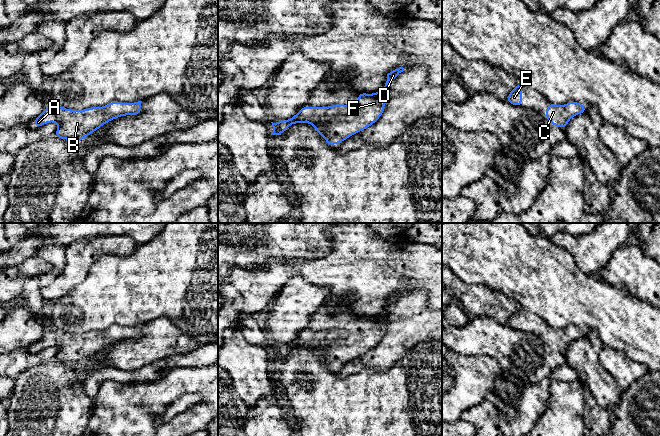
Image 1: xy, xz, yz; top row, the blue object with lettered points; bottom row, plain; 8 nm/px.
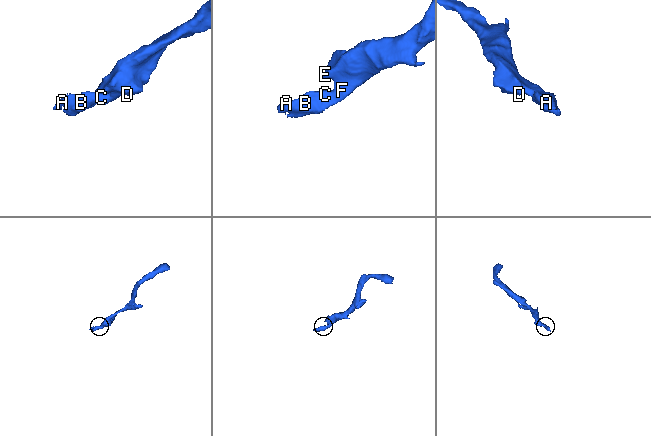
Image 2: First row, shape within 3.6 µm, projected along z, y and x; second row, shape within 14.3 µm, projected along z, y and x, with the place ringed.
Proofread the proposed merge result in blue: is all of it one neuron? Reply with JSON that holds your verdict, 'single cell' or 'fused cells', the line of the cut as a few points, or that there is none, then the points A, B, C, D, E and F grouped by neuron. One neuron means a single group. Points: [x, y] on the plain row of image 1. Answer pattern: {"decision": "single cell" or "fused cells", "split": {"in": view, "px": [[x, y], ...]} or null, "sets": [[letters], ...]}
{"decision": "single cell", "split": null, "sets": [["A", "B", "C", "D", "E", "F"]]}

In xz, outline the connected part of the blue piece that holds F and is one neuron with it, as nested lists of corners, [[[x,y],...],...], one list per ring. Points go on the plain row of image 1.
[[[384,312],[374,318],[358,317],[358,327],[355,330],[335,328],[329,331],[302,331],[289,344],[271,346],[271,359],[281,359],[295,347],[310,347],[327,368],[332,370],[374,348],[383,338],[384,331]]]

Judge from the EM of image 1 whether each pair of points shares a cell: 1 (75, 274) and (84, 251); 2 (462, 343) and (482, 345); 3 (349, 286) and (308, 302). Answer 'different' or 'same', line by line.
1: same
2: same
3: different

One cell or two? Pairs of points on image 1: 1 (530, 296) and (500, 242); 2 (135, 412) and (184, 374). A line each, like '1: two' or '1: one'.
1: one
2: one

